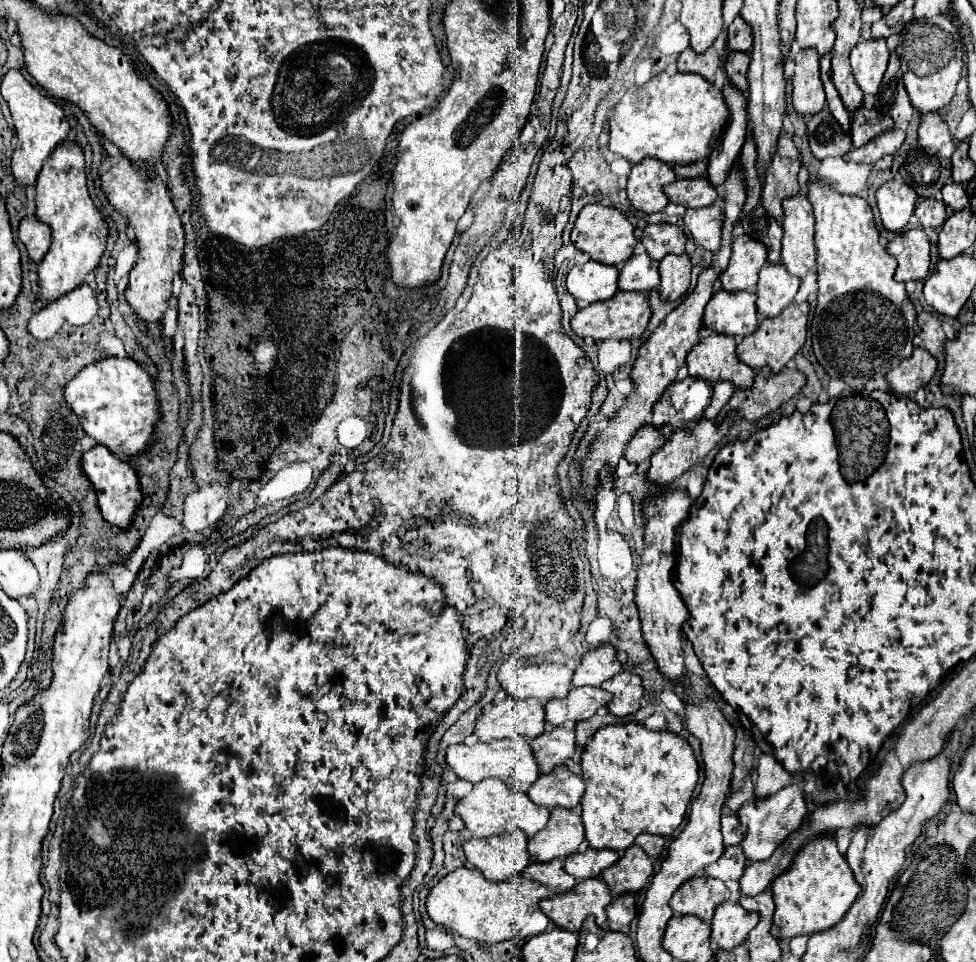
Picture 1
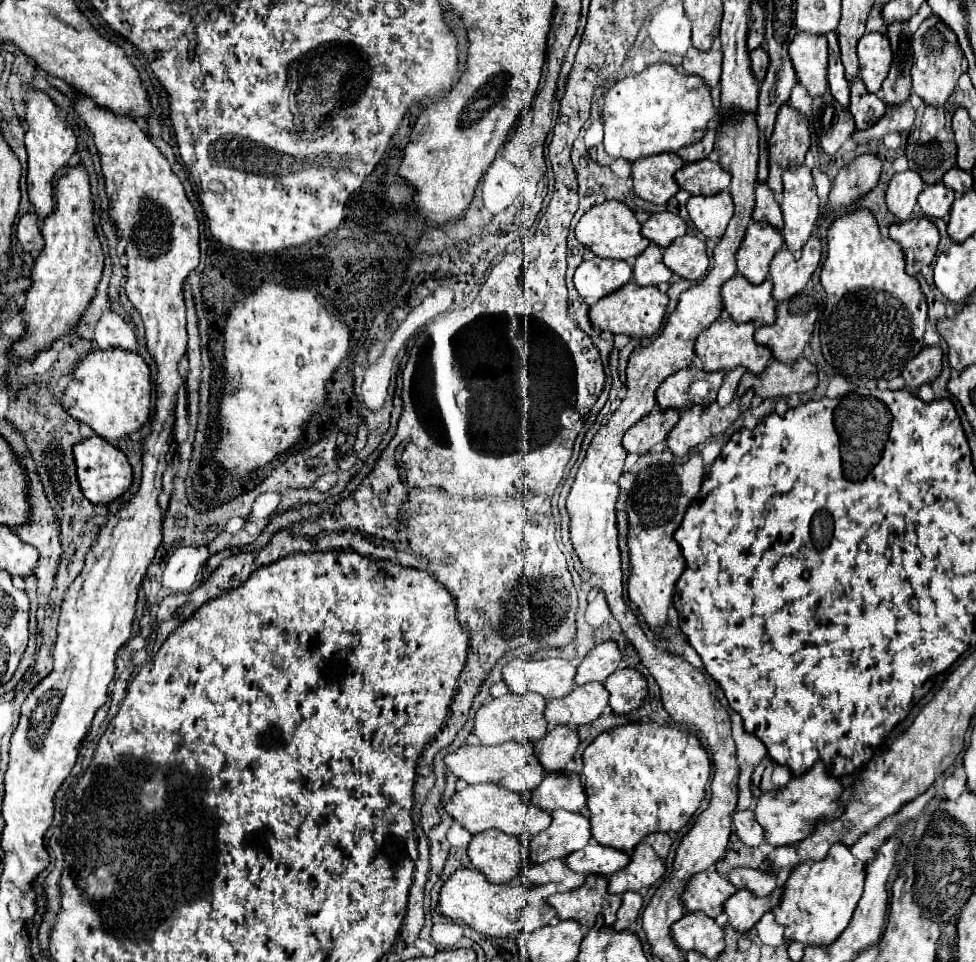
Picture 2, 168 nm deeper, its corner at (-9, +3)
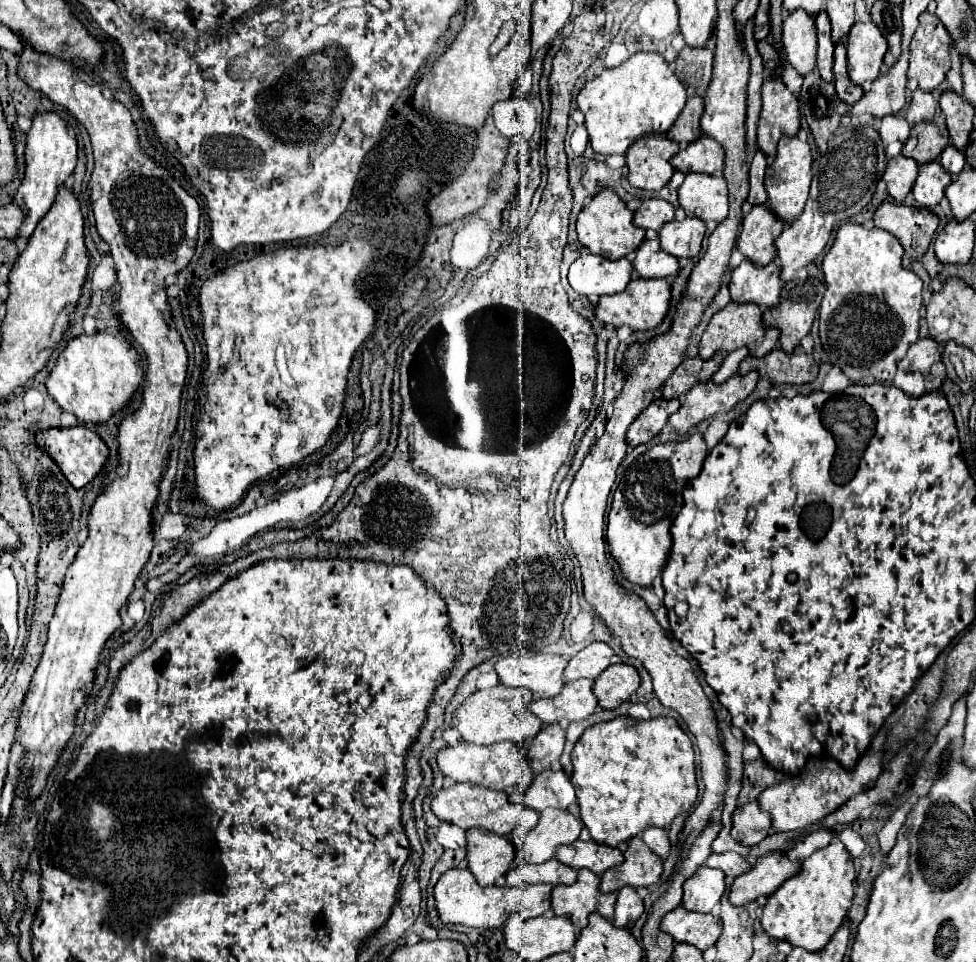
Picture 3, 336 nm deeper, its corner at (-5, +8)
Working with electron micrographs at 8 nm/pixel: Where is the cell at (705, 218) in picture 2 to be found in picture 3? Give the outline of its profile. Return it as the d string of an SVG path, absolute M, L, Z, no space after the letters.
M688 173L678 187L678 201L688 217L698 217L704 223L722 223L728 213L726 181L720 173Z

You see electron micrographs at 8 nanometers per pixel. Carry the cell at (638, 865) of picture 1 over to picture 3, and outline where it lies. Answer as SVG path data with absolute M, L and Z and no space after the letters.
M636 835L628 841L628 849L624 851L624 863L622 865L616 865L612 869L608 869L602 879L600 879L600 891L602 893L612 893L612 891L620 891L624 885L630 885L630 887L648 887L652 883L656 883L662 875L662 859L652 853L648 849L648 845L644 845L642 837Z

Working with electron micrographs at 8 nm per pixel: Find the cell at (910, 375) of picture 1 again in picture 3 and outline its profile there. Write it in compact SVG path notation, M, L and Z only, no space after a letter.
M926 337L910 345L906 357L898 363L898 367L902 371L920 371L922 375L928 375L930 365L936 361L940 361L940 345Z

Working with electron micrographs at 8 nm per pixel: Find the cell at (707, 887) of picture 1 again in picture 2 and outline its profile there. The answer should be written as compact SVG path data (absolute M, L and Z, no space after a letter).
M706 870L694 874L680 900L688 912L704 912L710 918L716 918L724 910L724 902L736 892L736 888L718 872Z

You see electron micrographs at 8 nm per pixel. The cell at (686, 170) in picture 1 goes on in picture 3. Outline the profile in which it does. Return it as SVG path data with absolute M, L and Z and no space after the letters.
M690 93L686 107L682 109L680 117L676 119L676 125L672 125L672 129L668 129L668 139L674 139L680 145L686 145L686 143L692 143L696 137L700 137L702 109L704 109L702 97L698 97L696 93Z

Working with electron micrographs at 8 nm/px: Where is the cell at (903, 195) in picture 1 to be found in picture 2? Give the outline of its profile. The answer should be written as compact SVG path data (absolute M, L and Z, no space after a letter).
M908 170L902 174L894 174L888 188L886 188L886 206L888 210L900 220L908 220L914 206L916 206L916 198L918 194L924 190L922 186L922 178L920 174Z

